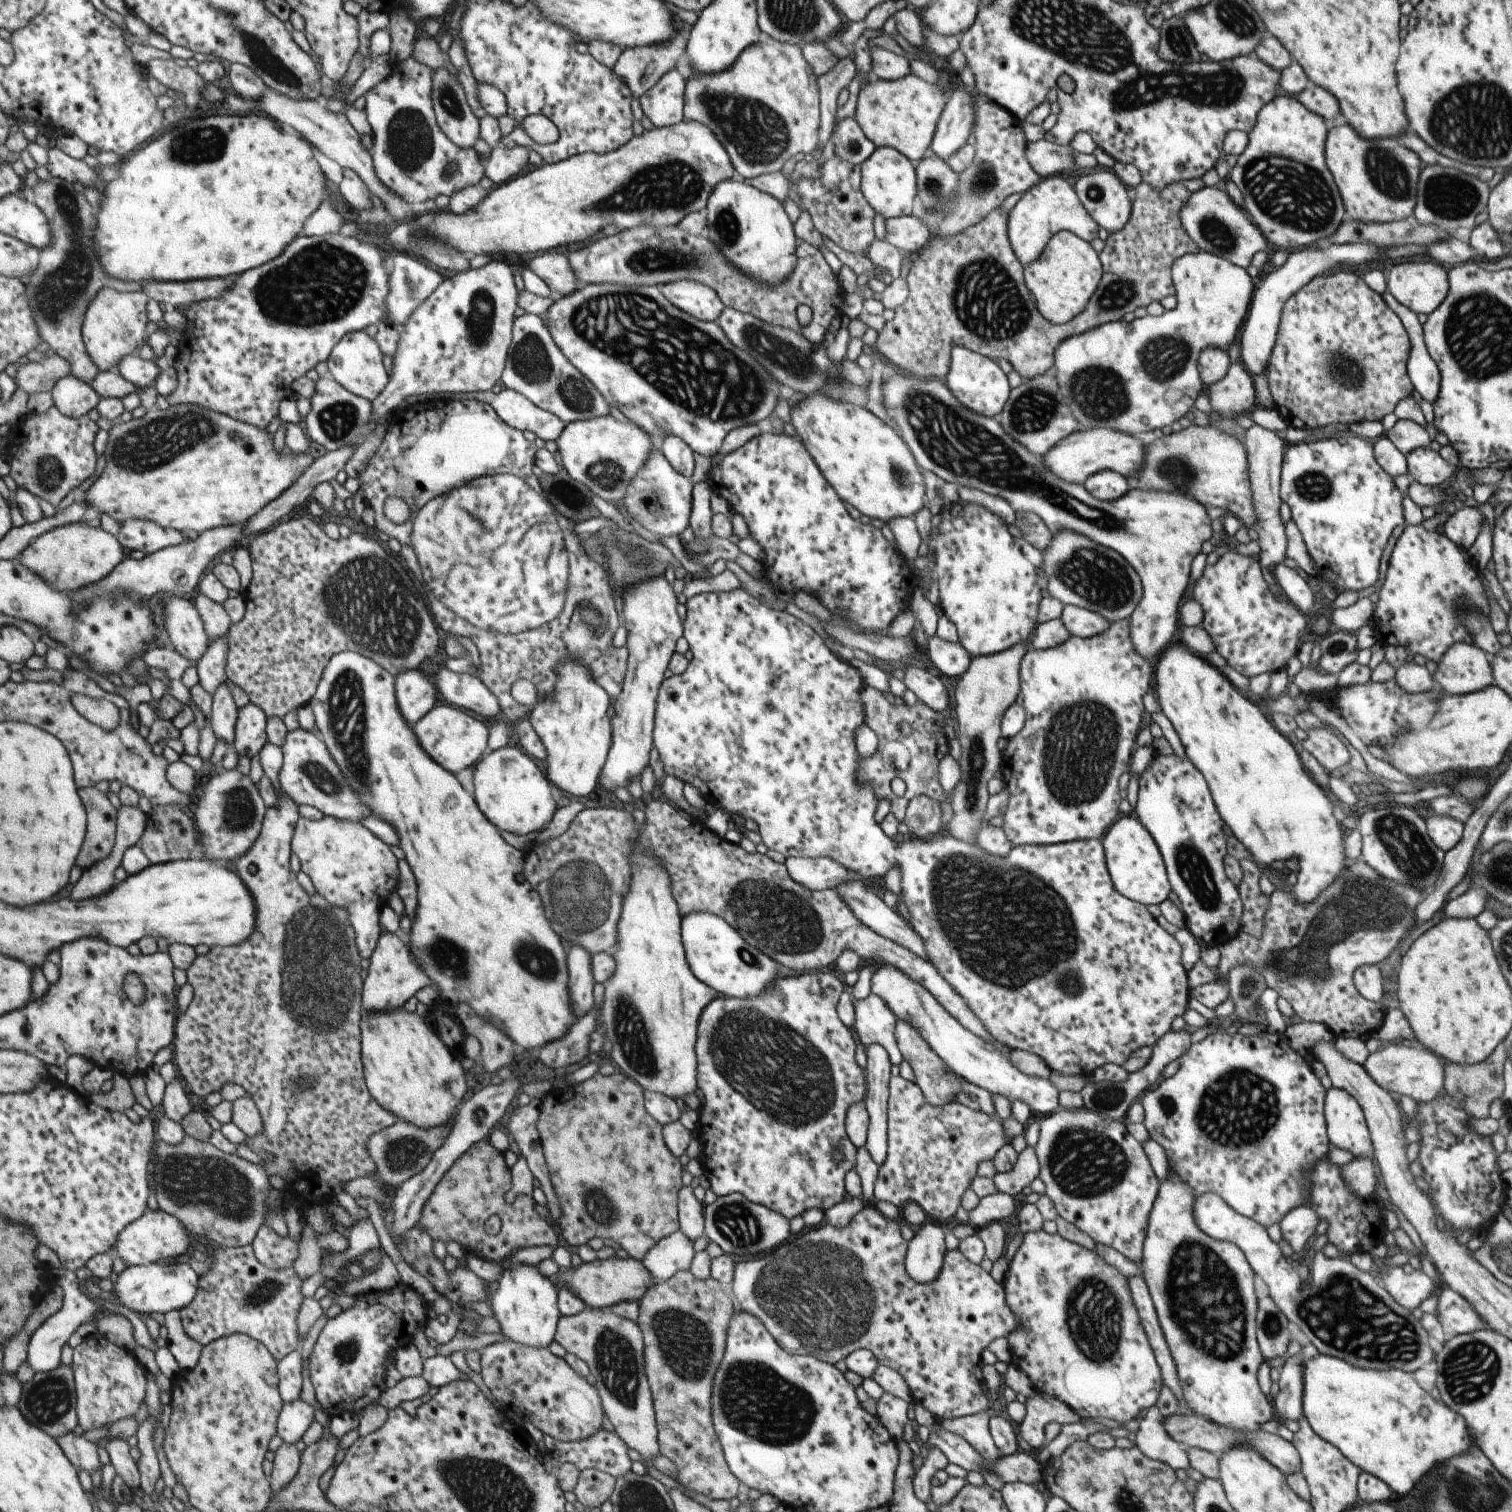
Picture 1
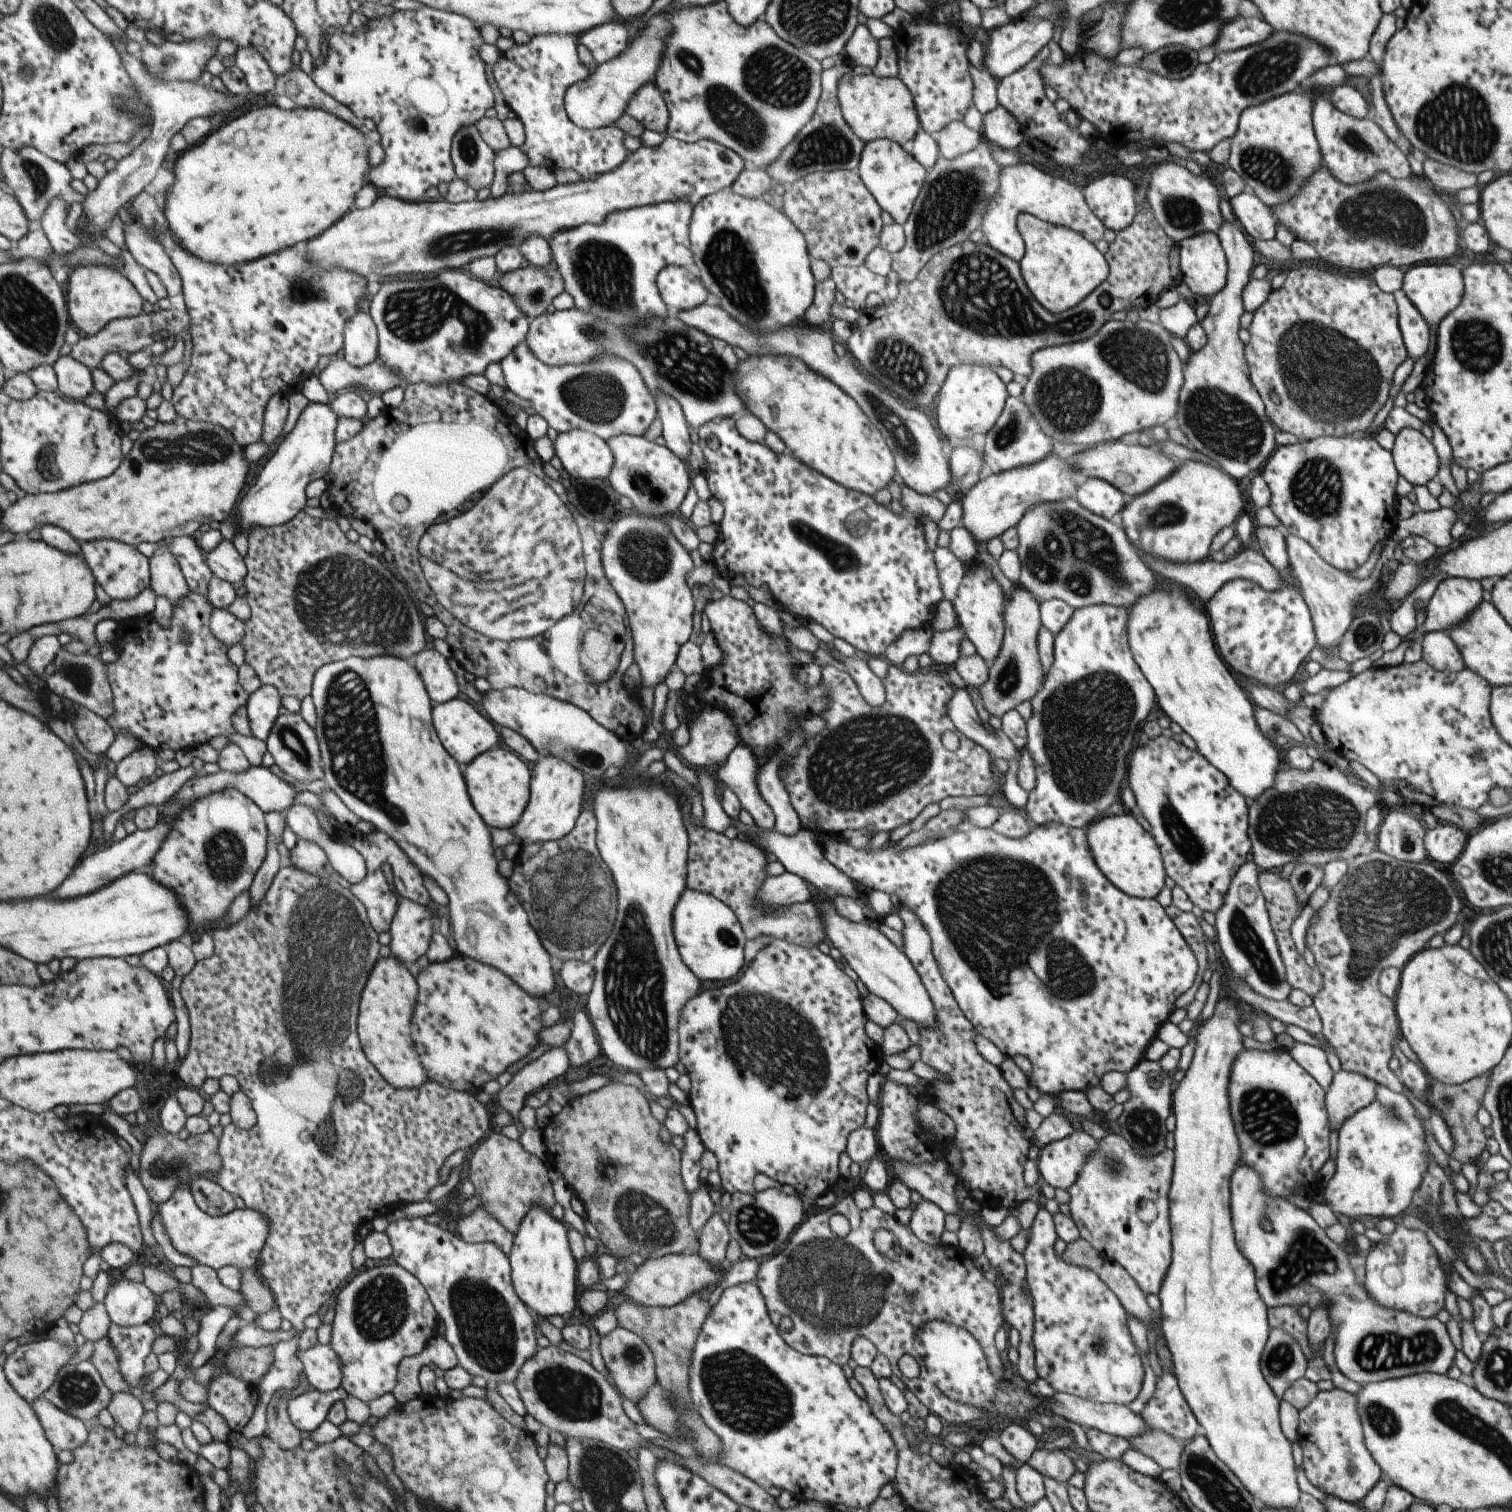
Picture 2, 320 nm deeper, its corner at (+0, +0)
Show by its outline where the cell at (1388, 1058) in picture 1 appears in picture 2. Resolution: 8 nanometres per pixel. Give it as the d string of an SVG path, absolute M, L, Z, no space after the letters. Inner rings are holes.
M1343 1070L1332 1076L1324 1092L1324 1109L1329 1132L1337 1134L1342 1122L1367 1106L1375 1096L1377 1084L1359 1073Z

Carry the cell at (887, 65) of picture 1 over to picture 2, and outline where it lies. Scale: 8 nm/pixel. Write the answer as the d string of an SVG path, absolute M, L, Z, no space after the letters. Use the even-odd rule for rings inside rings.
M860 20L845 43L841 56L845 57L852 66L861 65L873 68L877 62L877 49L877 40L871 36L863 21Z

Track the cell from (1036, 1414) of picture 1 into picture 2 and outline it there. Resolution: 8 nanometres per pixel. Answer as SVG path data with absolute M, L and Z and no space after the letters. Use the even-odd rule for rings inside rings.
M1009 1424L998 1433L997 1440L1002 1449L1019 1465L1026 1463L1036 1449L1037 1442L1025 1426Z

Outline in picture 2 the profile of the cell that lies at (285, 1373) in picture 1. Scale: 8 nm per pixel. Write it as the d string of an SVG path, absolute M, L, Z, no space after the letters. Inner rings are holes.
M315 1345L301 1351L298 1358L303 1361L304 1374L312 1388L334 1391L343 1384L343 1361L331 1345Z

